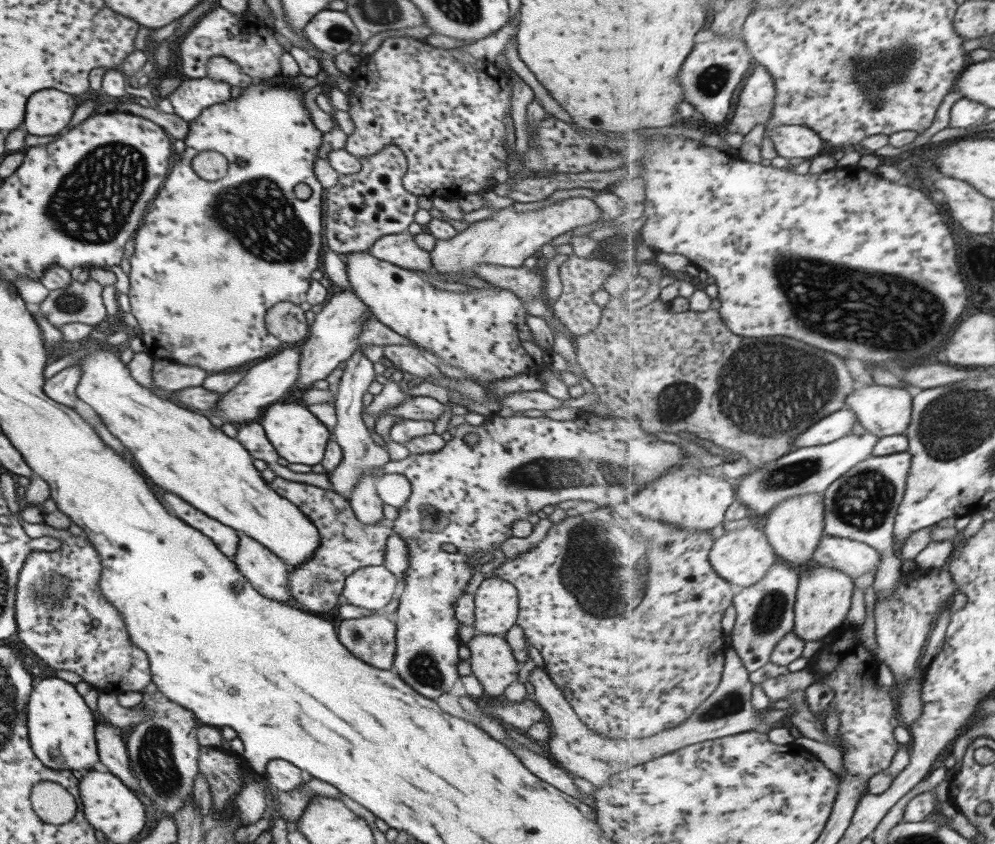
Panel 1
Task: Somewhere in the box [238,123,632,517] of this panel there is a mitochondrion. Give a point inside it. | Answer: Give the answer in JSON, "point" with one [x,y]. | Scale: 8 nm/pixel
{"point":[610,152]}

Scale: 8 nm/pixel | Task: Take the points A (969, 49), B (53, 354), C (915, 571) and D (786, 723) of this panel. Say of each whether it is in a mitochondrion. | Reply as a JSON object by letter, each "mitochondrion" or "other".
{"A":"other","B":"other","C":"other","D":"other"}

